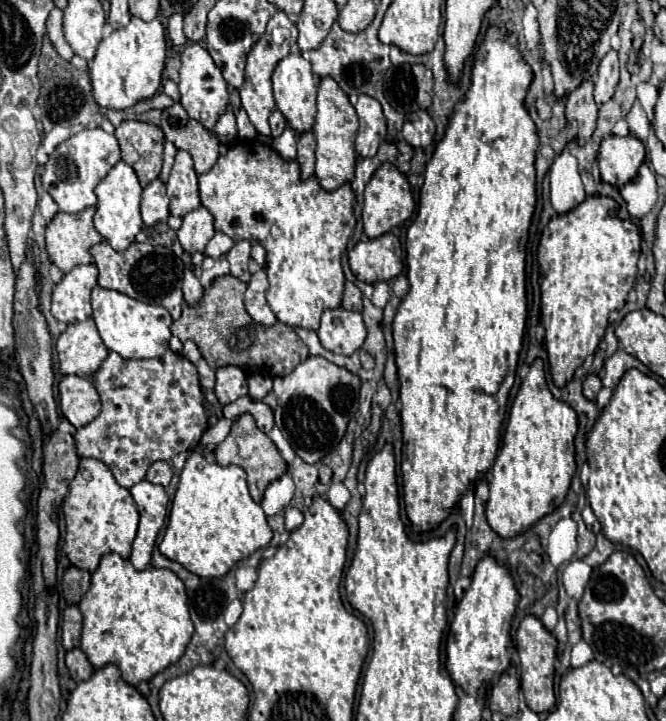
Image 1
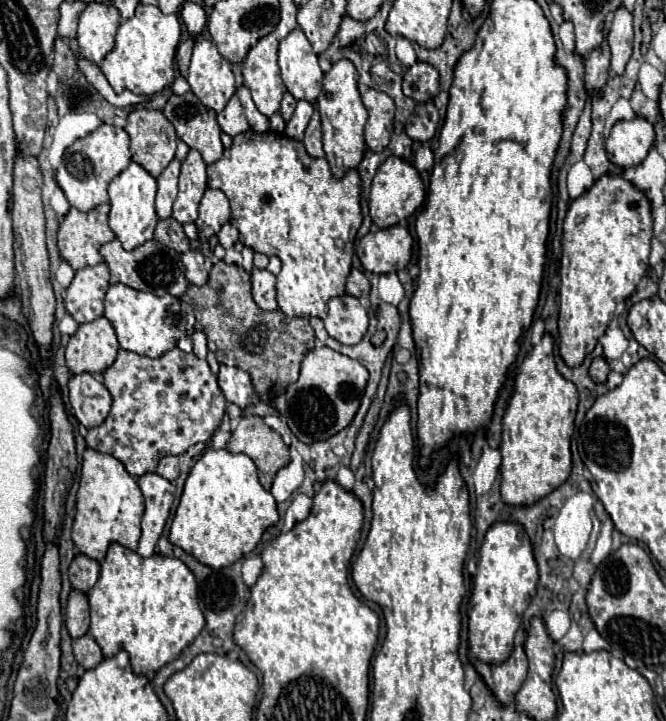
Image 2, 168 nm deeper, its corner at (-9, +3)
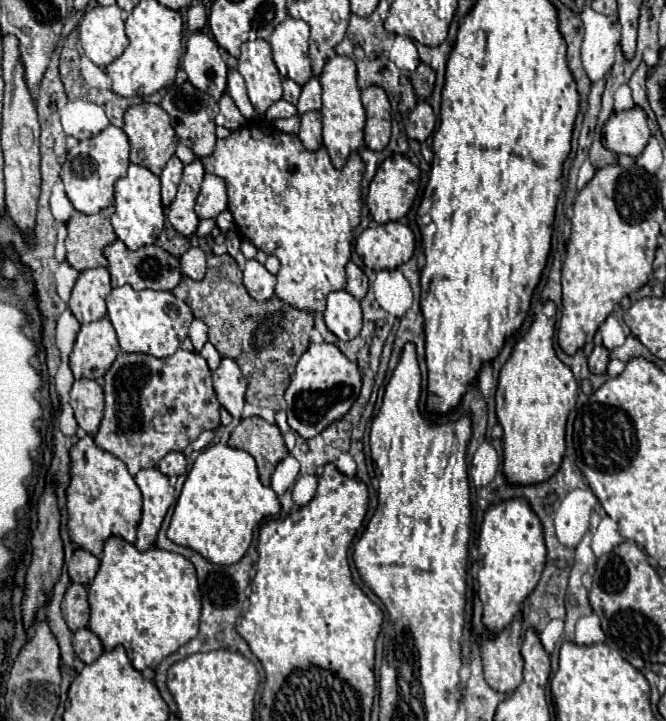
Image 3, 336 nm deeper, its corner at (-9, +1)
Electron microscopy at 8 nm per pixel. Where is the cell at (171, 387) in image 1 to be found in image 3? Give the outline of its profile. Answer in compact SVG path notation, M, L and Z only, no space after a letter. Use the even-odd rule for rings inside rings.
M182 348L168 358L118 354L104 376L104 396L106 410L94 442L120 458L132 476L140 470L156 468L168 452L184 452L202 430L216 430L220 426L220 402L214 394L212 372L200 354ZM122 418L132 418L134 426L120 428Z

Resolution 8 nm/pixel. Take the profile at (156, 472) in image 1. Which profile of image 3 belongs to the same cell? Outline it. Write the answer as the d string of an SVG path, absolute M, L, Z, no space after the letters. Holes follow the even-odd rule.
M170 452L158 462L158 470L166 476L180 476L186 472L186 458L182 452Z

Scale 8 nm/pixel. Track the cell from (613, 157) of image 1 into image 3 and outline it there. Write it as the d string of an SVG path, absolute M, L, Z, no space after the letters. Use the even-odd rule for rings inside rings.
M642 108L614 112L602 130L608 150L626 156L640 156L650 138L650 128Z

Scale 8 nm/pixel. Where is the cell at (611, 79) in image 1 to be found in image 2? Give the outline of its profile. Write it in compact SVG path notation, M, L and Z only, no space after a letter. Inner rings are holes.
M620 6L614 12L614 20L610 26L610 34L608 34L608 44L612 50L612 72L624 72L626 62L632 56L632 12L624 6Z

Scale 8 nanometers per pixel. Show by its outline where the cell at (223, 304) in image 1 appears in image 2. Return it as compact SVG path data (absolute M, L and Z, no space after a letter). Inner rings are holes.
M216 262L204 286L190 284L180 296L192 304L196 314L196 330L206 332L208 348L220 364L232 364L250 374L260 402L272 402L296 382L300 360L314 348L314 330L308 318L290 318L280 310L262 310L252 298L250 276L236 264Z

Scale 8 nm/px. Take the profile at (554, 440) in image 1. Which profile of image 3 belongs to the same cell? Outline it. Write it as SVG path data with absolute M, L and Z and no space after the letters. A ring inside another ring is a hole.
M546 302L530 330L520 342L516 342L510 360L500 370L496 414L504 430L502 470L508 484L530 486L544 482L544 478L552 478L552 474L560 470L560 462L566 452L566 418L576 404L578 384L572 376L572 370L556 358L554 320L556 306Z

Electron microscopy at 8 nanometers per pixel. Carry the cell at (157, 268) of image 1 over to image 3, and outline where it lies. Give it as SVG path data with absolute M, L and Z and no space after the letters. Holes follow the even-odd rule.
M116 240L110 246L104 248L104 256L108 260L108 272L112 276L112 286L122 286L122 284L130 284L134 290L144 290L144 288L152 288L152 290L174 290L176 284L180 282L182 274L178 268L178 258L168 254L166 250L162 250L160 246L152 244L152 246L142 246L140 250L132 252L124 246L124 242Z

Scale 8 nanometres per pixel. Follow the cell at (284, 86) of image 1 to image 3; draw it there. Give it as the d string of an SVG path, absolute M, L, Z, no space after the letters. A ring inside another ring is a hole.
M286 18L276 26L272 38L274 64L284 78L304 86L312 78L312 60L308 56L308 24L296 18Z

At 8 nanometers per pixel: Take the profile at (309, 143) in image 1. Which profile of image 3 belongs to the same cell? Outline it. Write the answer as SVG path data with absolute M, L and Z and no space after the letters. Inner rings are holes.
M306 112L300 116L300 132L298 132L306 150L318 150L322 146L322 114Z

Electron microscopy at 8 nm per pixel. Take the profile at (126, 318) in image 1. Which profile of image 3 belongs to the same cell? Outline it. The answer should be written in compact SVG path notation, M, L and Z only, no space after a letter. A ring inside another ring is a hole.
M120 286L110 292L106 298L108 316L116 330L120 348L124 352L150 354L156 358L166 358L174 354L182 340L188 336L190 322L194 320L190 306L184 300L178 300L172 292L156 292L156 290L132 290L130 286Z

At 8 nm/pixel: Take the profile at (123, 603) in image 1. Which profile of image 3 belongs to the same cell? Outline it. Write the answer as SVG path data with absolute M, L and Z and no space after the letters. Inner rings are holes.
M108 538L100 570L88 586L90 624L104 650L124 646L136 670L156 668L168 654L176 652L198 634L200 590L196 570L180 554L150 548L138 552L124 538Z

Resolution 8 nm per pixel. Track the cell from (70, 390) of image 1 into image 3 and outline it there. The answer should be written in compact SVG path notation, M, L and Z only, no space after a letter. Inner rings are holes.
M80 378L72 384L70 406L78 420L78 426L86 434L94 434L104 414L104 392L96 380Z

